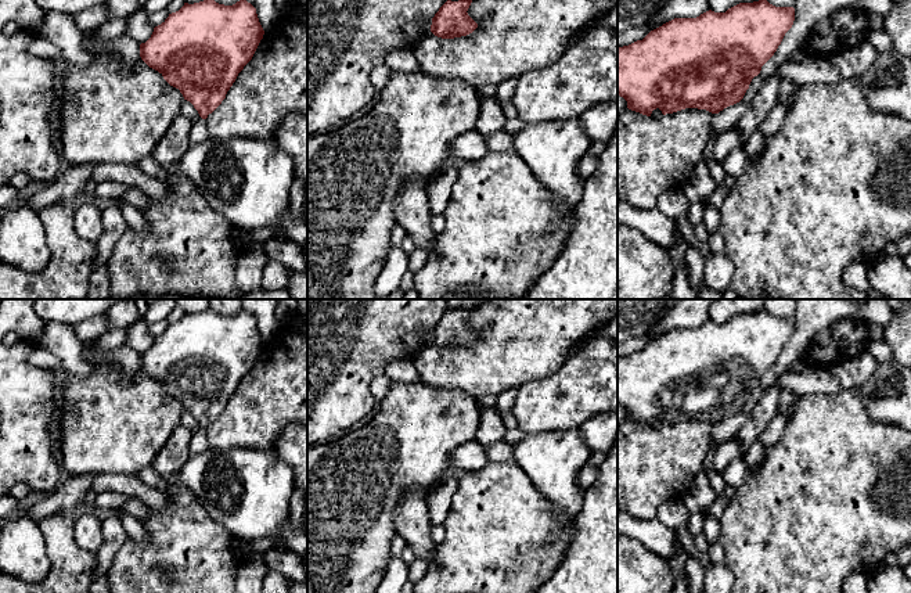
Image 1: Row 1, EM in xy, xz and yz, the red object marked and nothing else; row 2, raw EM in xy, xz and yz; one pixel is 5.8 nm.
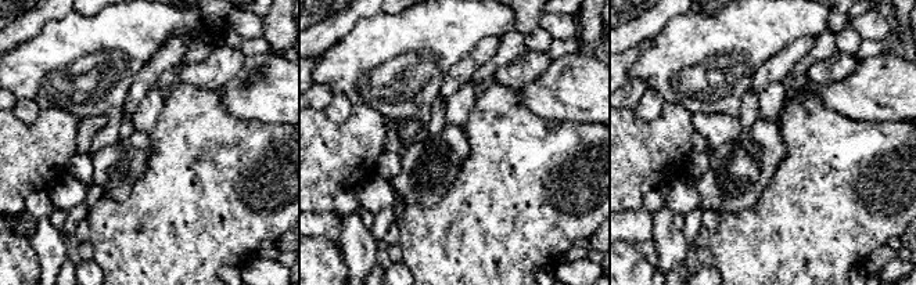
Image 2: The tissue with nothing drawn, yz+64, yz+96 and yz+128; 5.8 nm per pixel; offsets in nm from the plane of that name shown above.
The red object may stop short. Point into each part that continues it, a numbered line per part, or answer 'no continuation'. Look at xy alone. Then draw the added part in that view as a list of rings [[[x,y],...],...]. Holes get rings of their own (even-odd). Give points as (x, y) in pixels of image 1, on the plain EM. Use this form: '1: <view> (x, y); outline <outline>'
1: xy (198, 444); outline [[[199,430],[192,435],[191,442],[190,442],[190,457],[197,456],[199,453],[204,453],[205,450],[209,449],[208,438],[206,438],[206,430]]]

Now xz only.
no continuation

